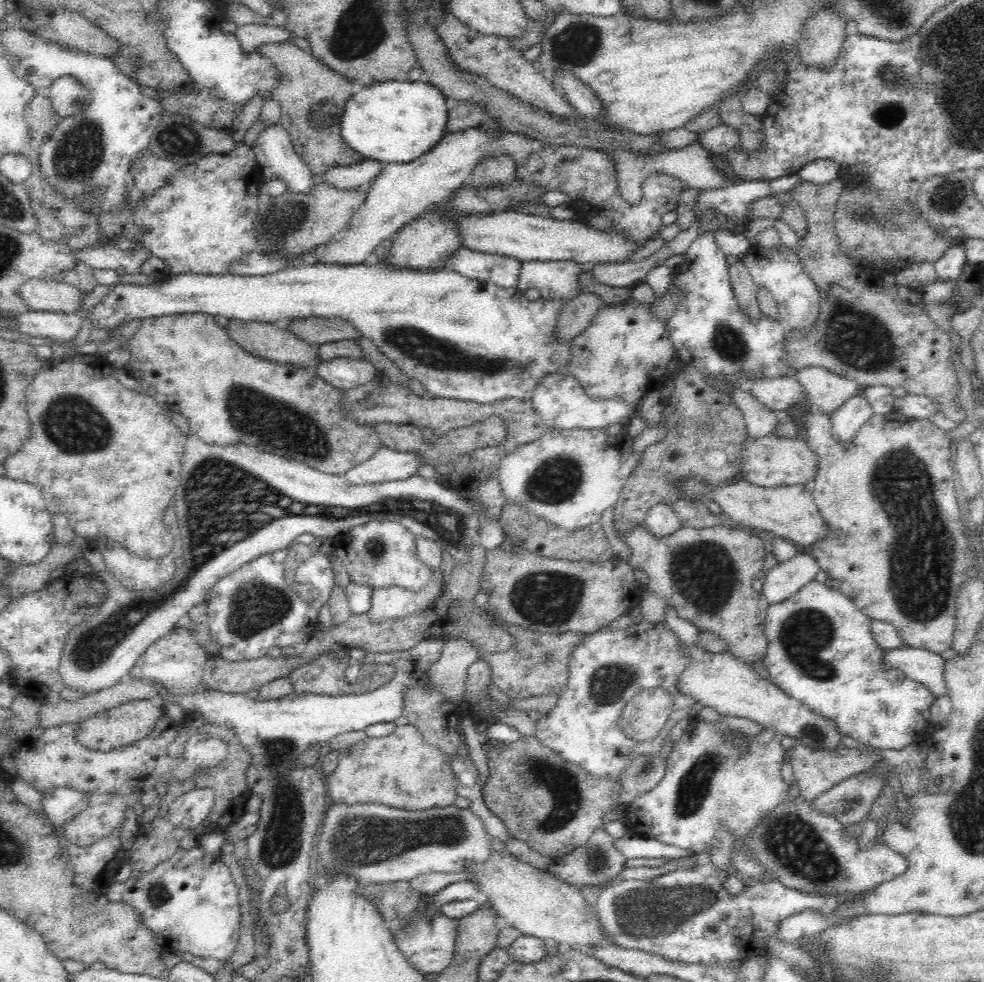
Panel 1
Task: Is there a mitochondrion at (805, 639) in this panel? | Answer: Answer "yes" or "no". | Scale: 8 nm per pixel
yes

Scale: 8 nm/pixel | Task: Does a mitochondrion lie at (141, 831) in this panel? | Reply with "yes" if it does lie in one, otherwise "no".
no

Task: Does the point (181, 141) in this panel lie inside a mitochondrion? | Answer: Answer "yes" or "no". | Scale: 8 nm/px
yes

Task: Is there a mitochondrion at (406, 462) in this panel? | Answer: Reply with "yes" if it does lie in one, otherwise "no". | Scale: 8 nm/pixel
no

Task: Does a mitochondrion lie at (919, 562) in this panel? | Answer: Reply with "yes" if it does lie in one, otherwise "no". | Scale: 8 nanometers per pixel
yes

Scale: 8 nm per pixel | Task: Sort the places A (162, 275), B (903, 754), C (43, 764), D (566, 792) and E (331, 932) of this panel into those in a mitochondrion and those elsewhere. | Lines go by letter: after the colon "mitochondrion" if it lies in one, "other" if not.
A: other
B: other
C: other
D: mitochondrion
E: other

